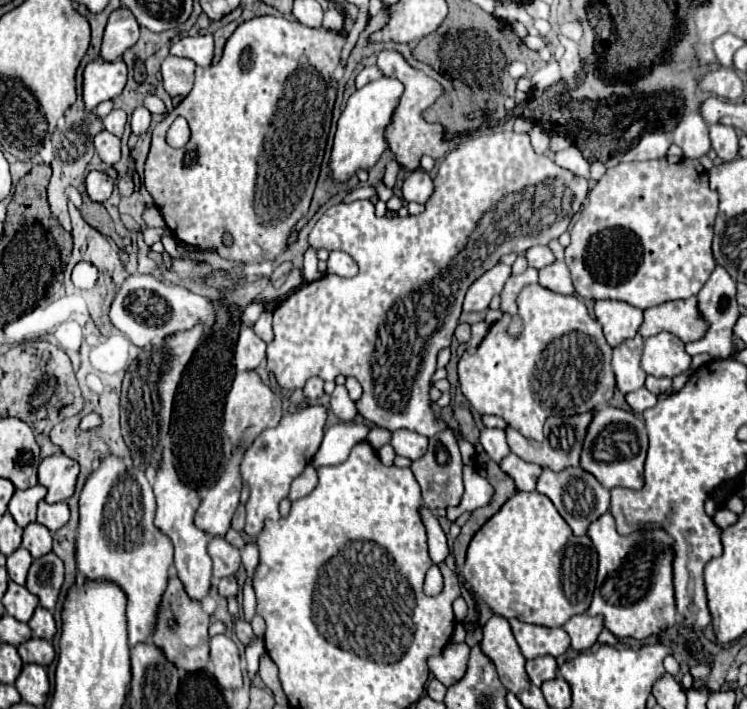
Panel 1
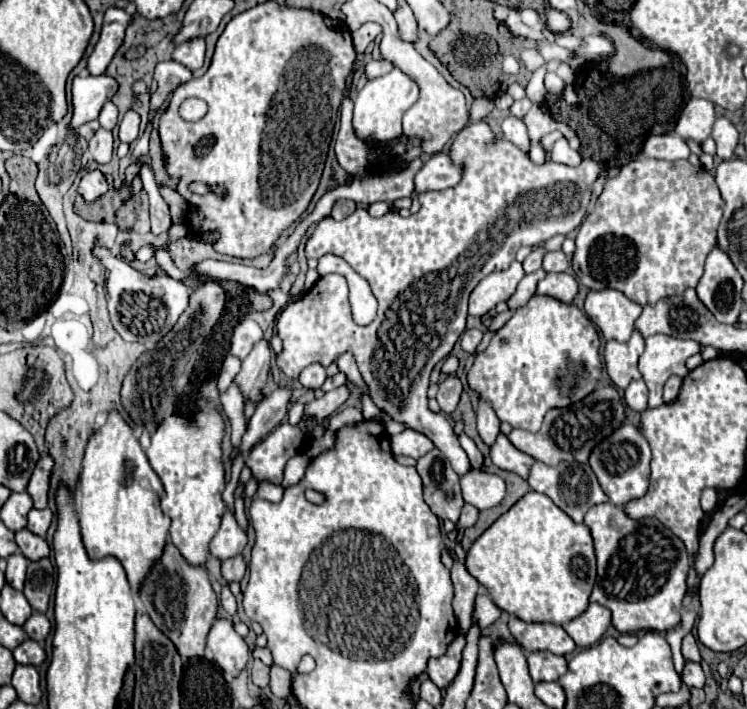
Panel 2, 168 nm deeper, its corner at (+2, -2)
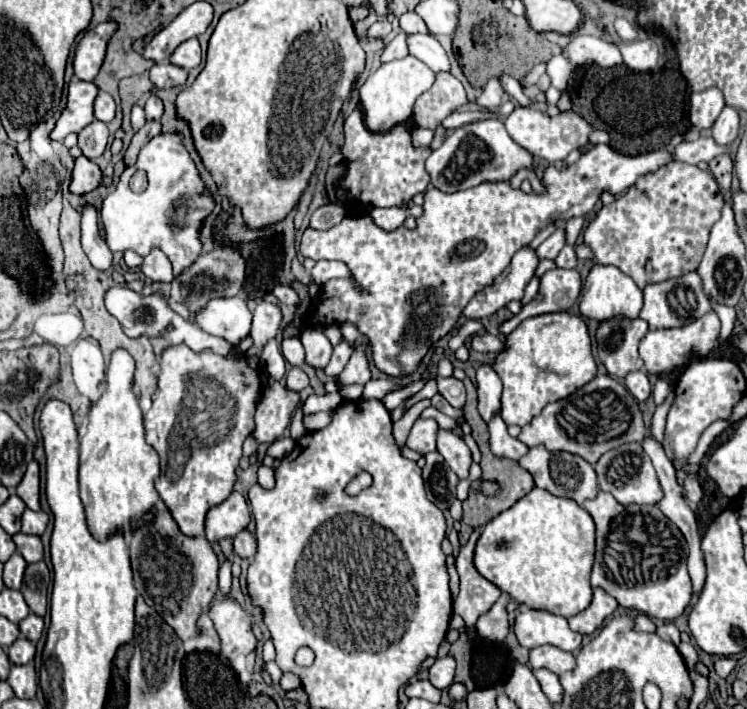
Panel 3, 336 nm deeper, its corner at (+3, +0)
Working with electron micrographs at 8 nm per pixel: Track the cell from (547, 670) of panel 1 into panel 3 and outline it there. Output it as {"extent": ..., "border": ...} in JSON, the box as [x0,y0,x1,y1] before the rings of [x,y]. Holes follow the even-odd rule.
{"extent":[530,645,576,675],"border":[[[542,645],[542,647],[534,647],[530,651],[530,665],[534,669],[546,667],[546,669],[554,671],[556,675],[562,675],[576,667],[576,657],[574,657],[574,653],[562,651],[560,647]]]}

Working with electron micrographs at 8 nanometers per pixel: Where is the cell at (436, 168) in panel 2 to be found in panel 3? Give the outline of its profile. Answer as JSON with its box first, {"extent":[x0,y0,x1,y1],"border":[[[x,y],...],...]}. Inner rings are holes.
{"extent":[426,117,534,193],"border":[[[500,117],[462,125],[460,129],[450,133],[446,141],[442,143],[442,147],[432,151],[432,155],[426,159],[426,171],[430,173],[432,185],[444,193],[470,189],[480,183],[508,181],[520,169],[534,171],[534,157],[524,147],[514,143],[514,139],[504,129],[504,123]],[[448,165],[450,165],[450,179],[446,173]]]}

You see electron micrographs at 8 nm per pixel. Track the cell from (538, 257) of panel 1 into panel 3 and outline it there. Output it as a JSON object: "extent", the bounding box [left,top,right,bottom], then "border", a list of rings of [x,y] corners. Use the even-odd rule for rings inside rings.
{"extent":[556,245,578,269],"border":[[[566,245],[566,247],[560,251],[560,255],[556,257],[556,265],[558,265],[558,267],[564,267],[564,269],[574,269],[576,263],[578,263],[578,259],[576,259],[574,245]]]}

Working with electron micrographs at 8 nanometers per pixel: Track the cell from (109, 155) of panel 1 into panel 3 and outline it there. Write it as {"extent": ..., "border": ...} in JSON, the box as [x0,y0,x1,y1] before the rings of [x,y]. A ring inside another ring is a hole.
{"extent":[78,119,108,159],"border":[[[94,119],[90,125],[86,125],[78,133],[78,147],[80,147],[84,157],[94,159],[94,157],[100,157],[104,153],[106,139],[108,139],[108,127],[102,121]]]}

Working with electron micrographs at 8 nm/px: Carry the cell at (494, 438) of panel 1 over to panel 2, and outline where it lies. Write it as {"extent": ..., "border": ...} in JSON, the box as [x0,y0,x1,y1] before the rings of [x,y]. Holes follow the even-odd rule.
{"extent":[477,401,499,447],"border":[[[479,401],[479,409],[477,409],[477,431],[481,435],[481,439],[491,447],[495,443],[495,437],[499,437],[499,419],[495,415],[495,411],[491,409],[491,405],[487,405],[485,401]]]}

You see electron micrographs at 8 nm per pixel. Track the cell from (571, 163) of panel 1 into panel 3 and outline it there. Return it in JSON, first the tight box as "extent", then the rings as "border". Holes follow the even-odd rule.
{"extent":[504,105,594,163],"border":[[[516,105],[516,109],[506,117],[504,127],[508,131],[508,135],[522,145],[524,149],[528,149],[532,155],[546,159],[548,163],[560,163],[566,159],[566,155],[572,149],[580,149],[588,143],[590,133],[594,131],[594,127],[590,123],[586,123],[578,113],[574,111],[566,111],[566,113],[558,113],[554,117],[550,117],[548,113],[534,109],[534,107],[520,107]]]}

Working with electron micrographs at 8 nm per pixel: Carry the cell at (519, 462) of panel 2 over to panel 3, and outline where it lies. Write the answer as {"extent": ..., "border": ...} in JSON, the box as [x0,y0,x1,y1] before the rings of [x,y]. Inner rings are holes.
{"extent":[488,413,528,461],"border":[[[496,413],[496,415],[490,419],[488,429],[490,429],[490,449],[492,449],[494,455],[518,461],[522,455],[528,453],[528,447],[526,447],[522,441],[518,441],[516,437],[510,437],[510,435],[508,435],[506,423],[502,421],[500,413]]]}

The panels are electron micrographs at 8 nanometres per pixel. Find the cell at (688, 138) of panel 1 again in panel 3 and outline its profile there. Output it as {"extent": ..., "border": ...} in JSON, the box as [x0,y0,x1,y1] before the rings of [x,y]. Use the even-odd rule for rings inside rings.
{"extent":[690,87,726,129],"border":[[[710,87],[706,91],[692,93],[690,97],[690,123],[696,129],[710,129],[724,109],[726,101],[718,87]]]}

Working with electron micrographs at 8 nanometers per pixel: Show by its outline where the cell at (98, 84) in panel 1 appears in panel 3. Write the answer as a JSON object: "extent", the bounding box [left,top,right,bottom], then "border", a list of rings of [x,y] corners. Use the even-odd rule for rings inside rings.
{"extent":[50,77,98,141],"border":[[[72,77],[68,85],[68,103],[66,109],[62,111],[60,119],[56,121],[56,127],[50,133],[50,139],[54,141],[64,141],[66,135],[70,133],[80,133],[88,123],[94,121],[94,111],[92,103],[96,99],[98,87],[94,83],[80,81]]]}

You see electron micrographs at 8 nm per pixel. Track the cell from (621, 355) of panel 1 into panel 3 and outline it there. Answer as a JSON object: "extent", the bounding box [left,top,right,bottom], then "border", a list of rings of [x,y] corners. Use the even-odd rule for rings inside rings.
{"extent":[596,317,648,379],"border":[[[614,317],[600,323],[596,329],[598,357],[614,379],[624,379],[626,373],[644,367],[638,355],[638,343],[648,333],[644,319]]]}

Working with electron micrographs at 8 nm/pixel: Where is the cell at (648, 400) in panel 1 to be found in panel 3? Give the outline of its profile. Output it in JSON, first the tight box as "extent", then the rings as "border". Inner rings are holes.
{"extent":[624,369,652,403],"border":[[[644,369],[640,371],[632,371],[624,377],[624,385],[630,389],[630,393],[642,403],[650,397],[652,393],[652,385],[650,385],[650,379],[648,379],[648,373]]]}

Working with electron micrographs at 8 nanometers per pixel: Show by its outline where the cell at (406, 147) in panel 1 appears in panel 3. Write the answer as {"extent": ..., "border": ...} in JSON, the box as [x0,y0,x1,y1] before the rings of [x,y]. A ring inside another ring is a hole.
{"extent":[412,73,466,129],"border":[[[438,73],[436,83],[416,99],[412,121],[416,127],[436,129],[442,119],[466,103],[466,91],[452,73]]]}

